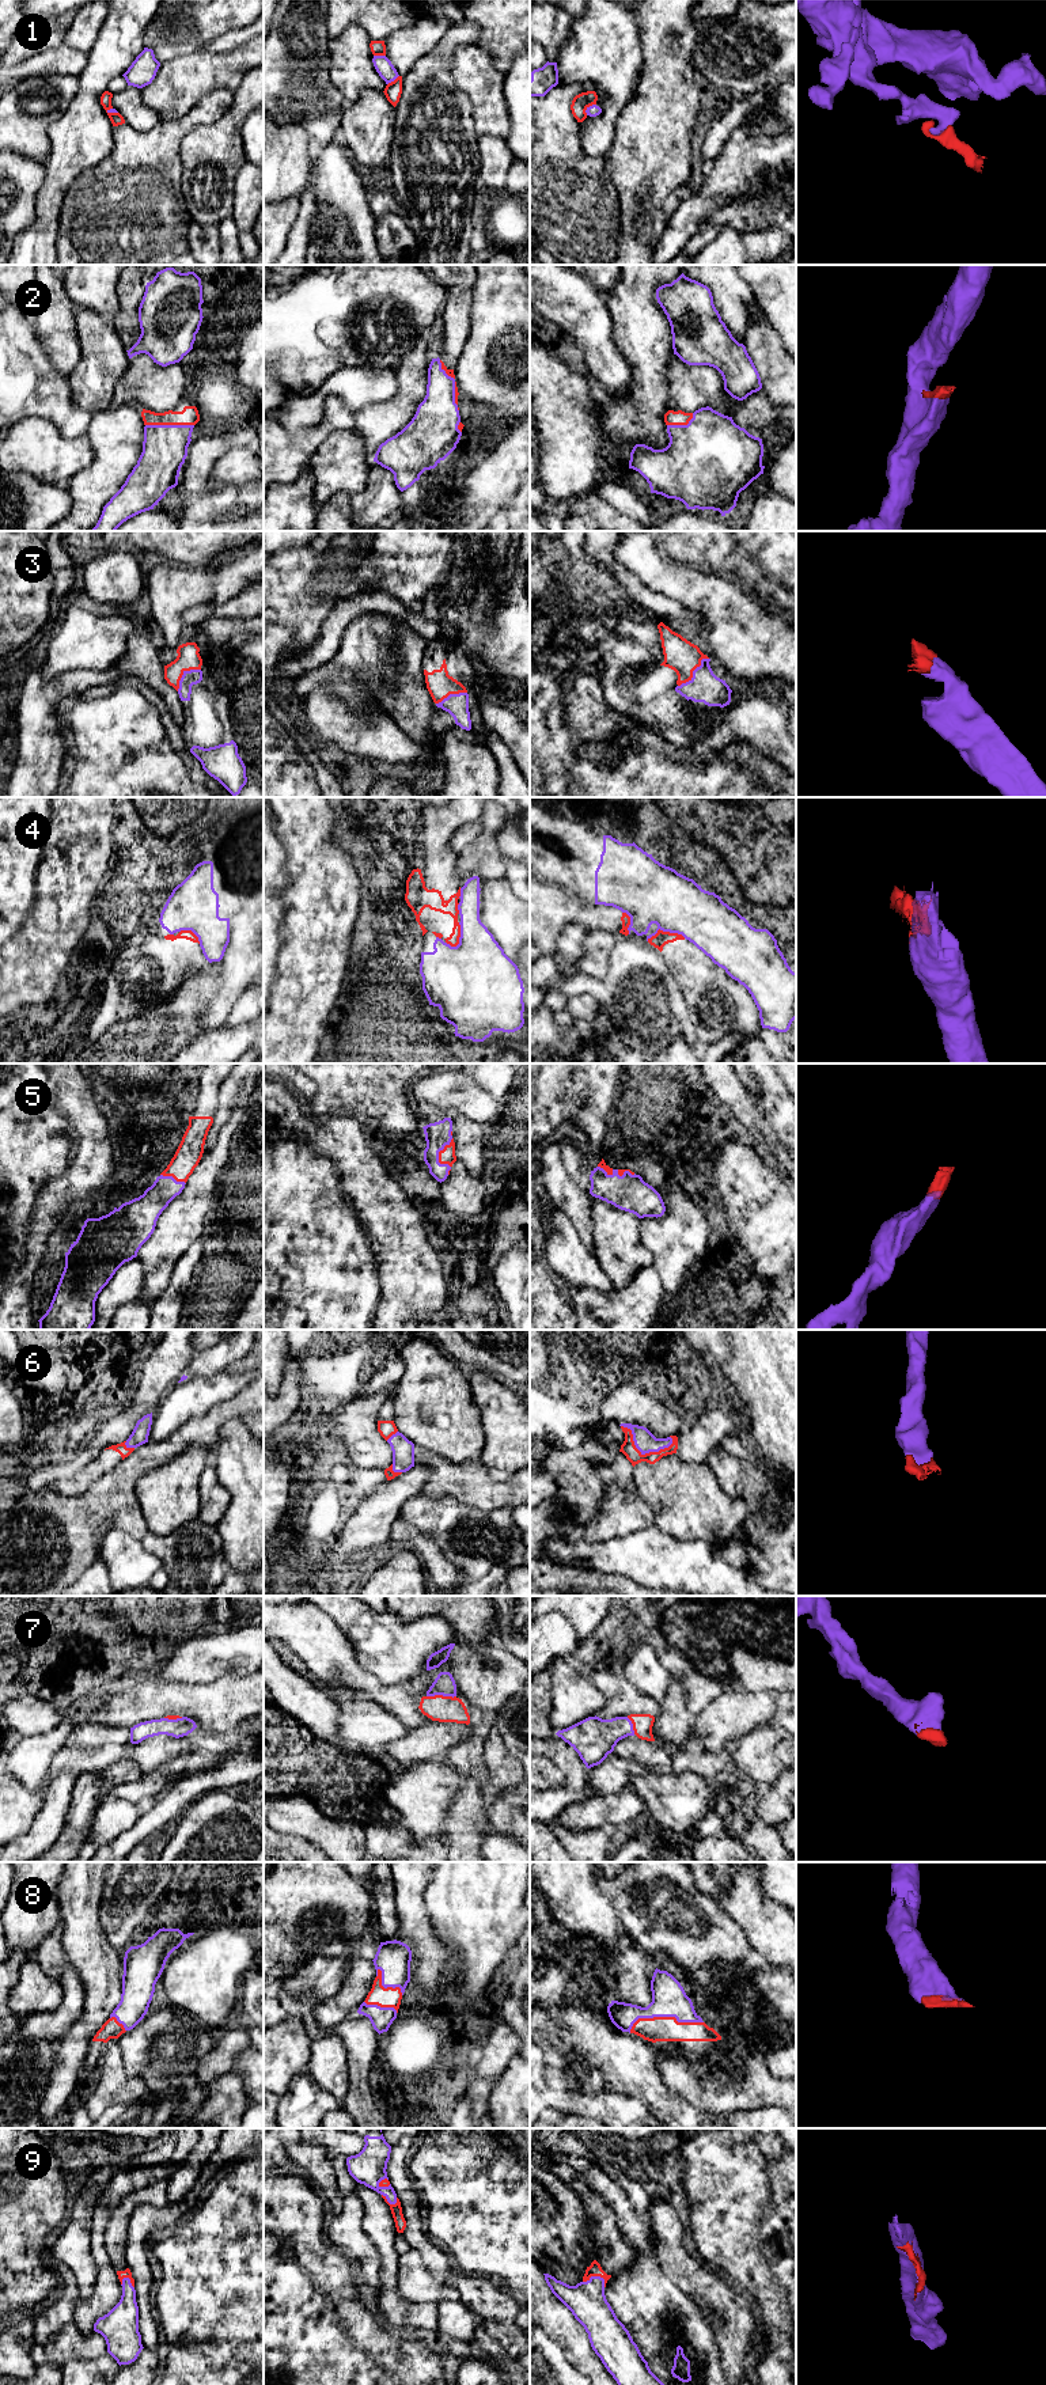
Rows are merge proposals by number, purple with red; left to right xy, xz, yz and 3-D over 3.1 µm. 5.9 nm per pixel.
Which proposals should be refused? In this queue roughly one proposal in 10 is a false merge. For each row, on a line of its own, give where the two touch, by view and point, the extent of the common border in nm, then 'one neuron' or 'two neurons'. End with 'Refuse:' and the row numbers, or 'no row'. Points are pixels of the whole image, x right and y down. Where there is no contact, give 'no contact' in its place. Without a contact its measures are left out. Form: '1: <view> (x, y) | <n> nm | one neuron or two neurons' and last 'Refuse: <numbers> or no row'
1: yz (588, 107) | 90 nm | two neurons
2: xy (170, 425) | 280 nm | one neuron
3: yz (693, 672) | 260 nm | one neuron
4: yz (666, 931) | 240 nm | two neurons
5: xz (438, 1159) | 220 nm | one neuron
6: yz (641, 1452) | 320 nm | one neuron
7: xz (440, 1694) | 180 nm | one neuron
8: yz (663, 2016) | 440 nm | one neuron
9: yz (597, 2277) | 140 nm | one neuron
Refuse: 1, 4

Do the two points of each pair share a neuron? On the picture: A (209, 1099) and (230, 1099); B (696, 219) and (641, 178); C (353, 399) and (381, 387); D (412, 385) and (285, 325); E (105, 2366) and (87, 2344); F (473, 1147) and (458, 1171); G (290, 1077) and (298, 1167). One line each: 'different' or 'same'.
A: different
B: different
C: same
D: different
E: different
F: different
G: different

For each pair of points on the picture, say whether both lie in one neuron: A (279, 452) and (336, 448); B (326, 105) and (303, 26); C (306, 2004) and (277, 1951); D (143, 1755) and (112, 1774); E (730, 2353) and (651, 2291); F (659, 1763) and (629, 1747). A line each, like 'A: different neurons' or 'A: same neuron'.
A: different neurons
B: same neuron
C: different neurons
D: different neurons
E: different neurons
F: same neuron

